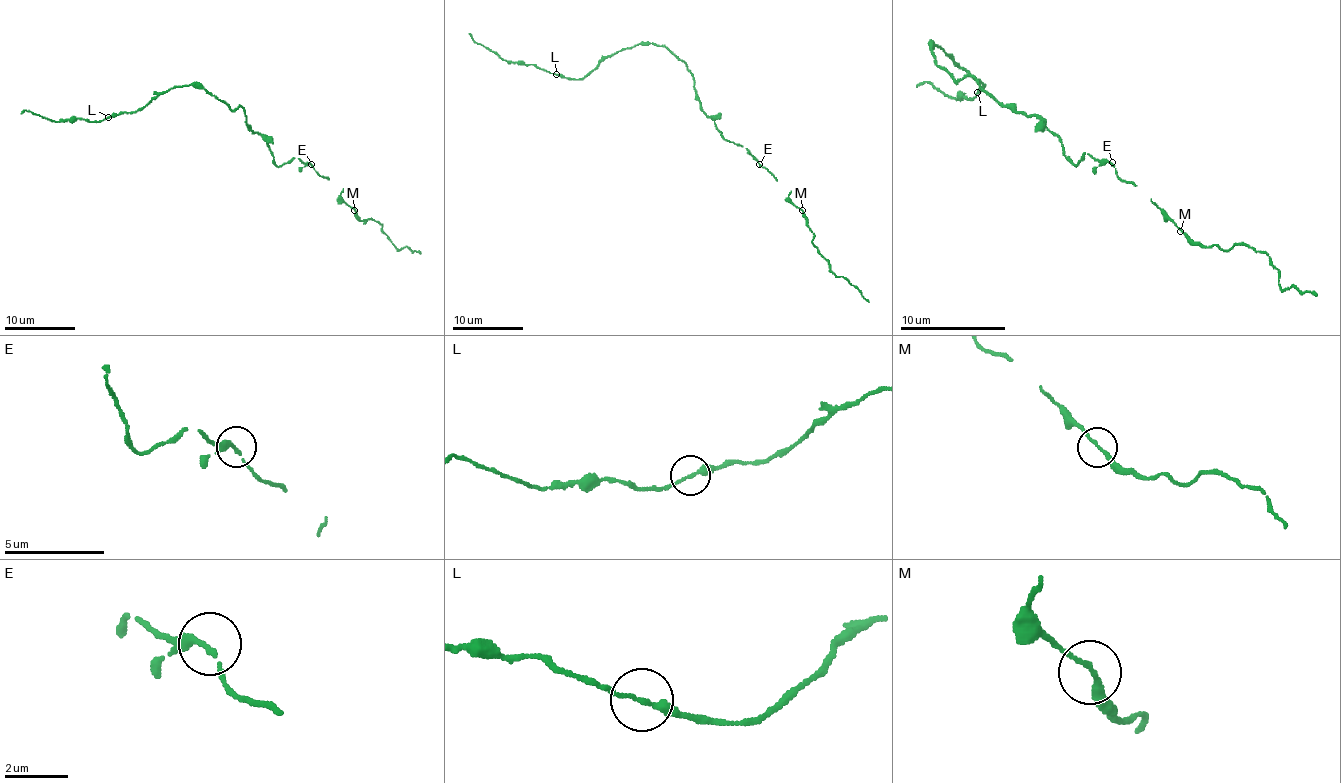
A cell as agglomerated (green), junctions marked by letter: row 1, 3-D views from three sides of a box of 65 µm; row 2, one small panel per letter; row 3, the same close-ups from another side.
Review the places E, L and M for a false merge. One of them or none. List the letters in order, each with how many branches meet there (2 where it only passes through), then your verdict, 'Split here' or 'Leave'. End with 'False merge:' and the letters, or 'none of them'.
E: Branches: 2. Leave
L: Branches: 2. Split here
M: Branches: 2. Leave
False merge: L

